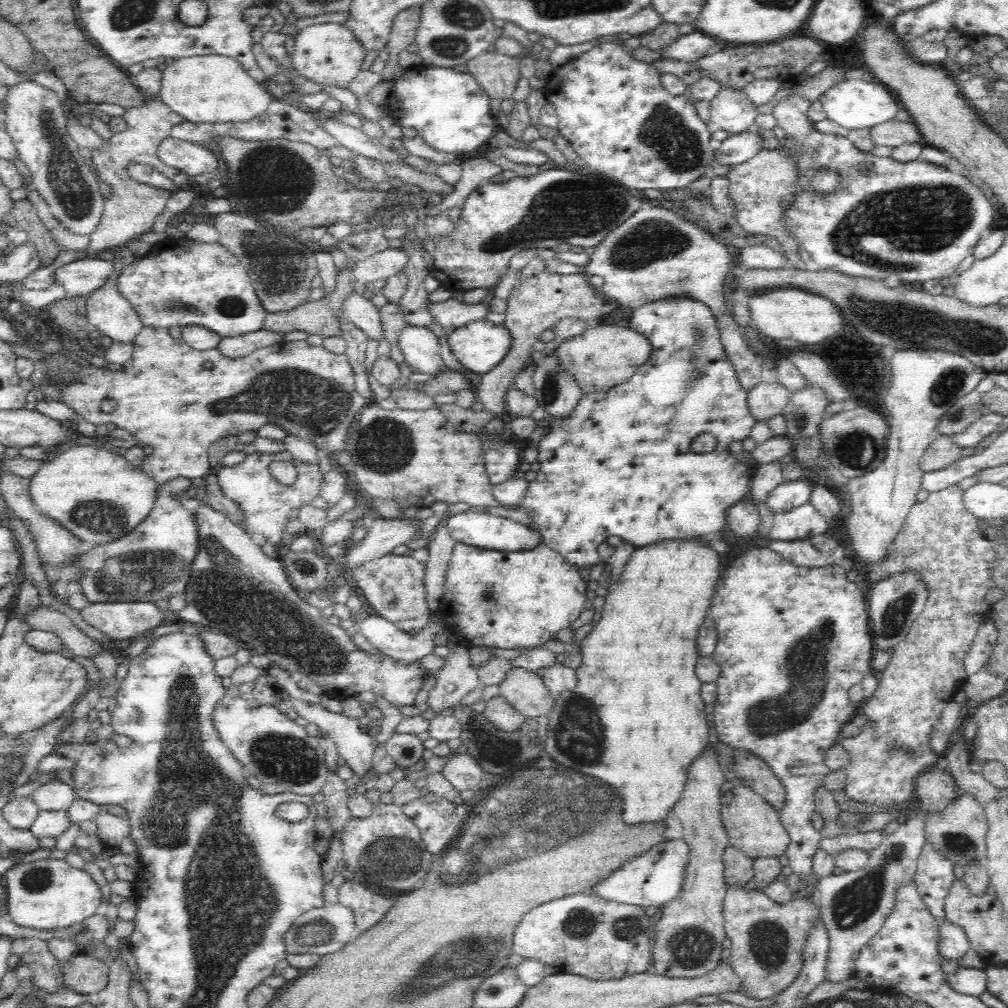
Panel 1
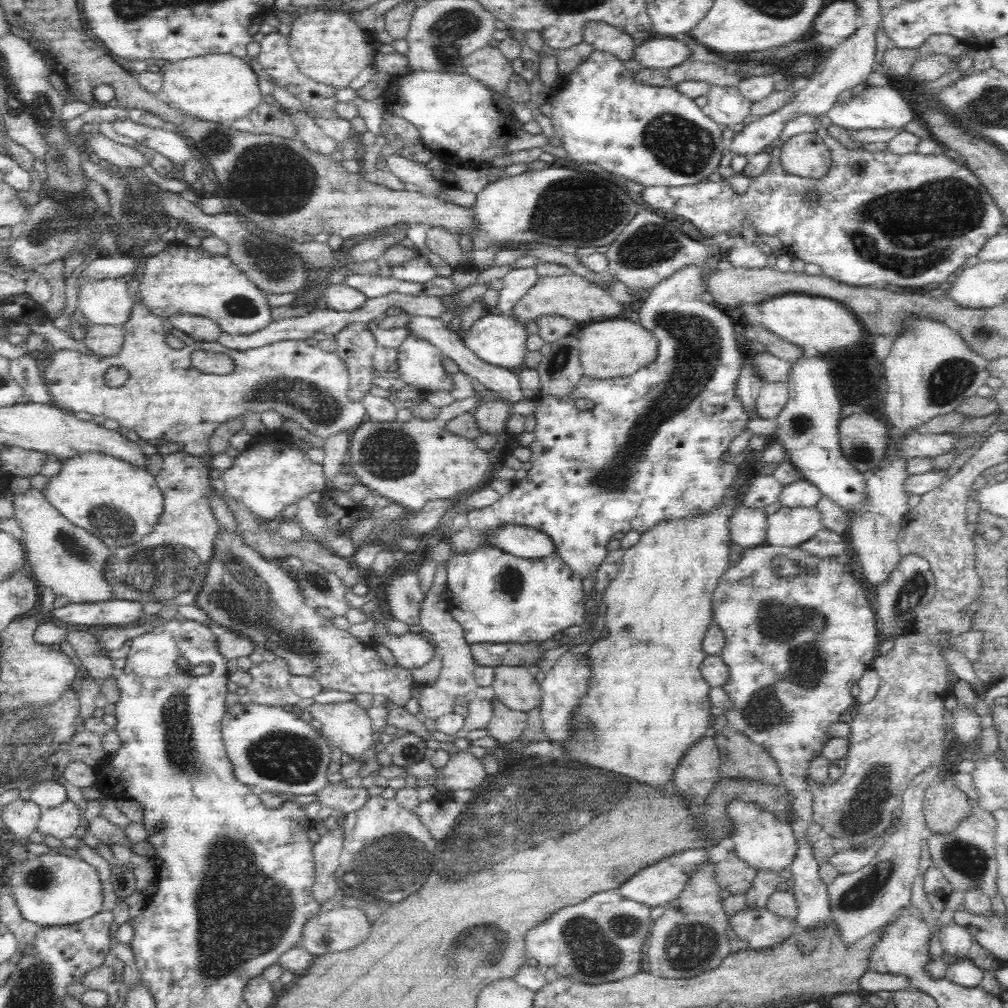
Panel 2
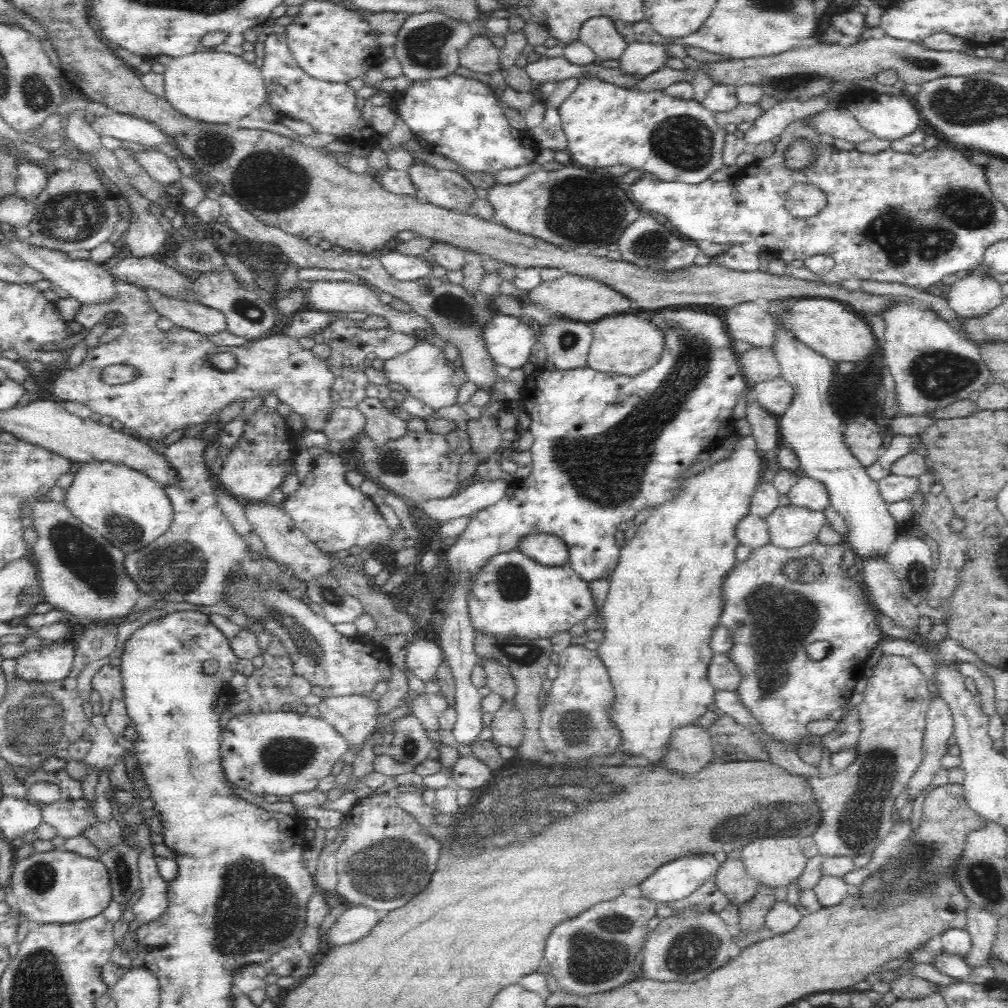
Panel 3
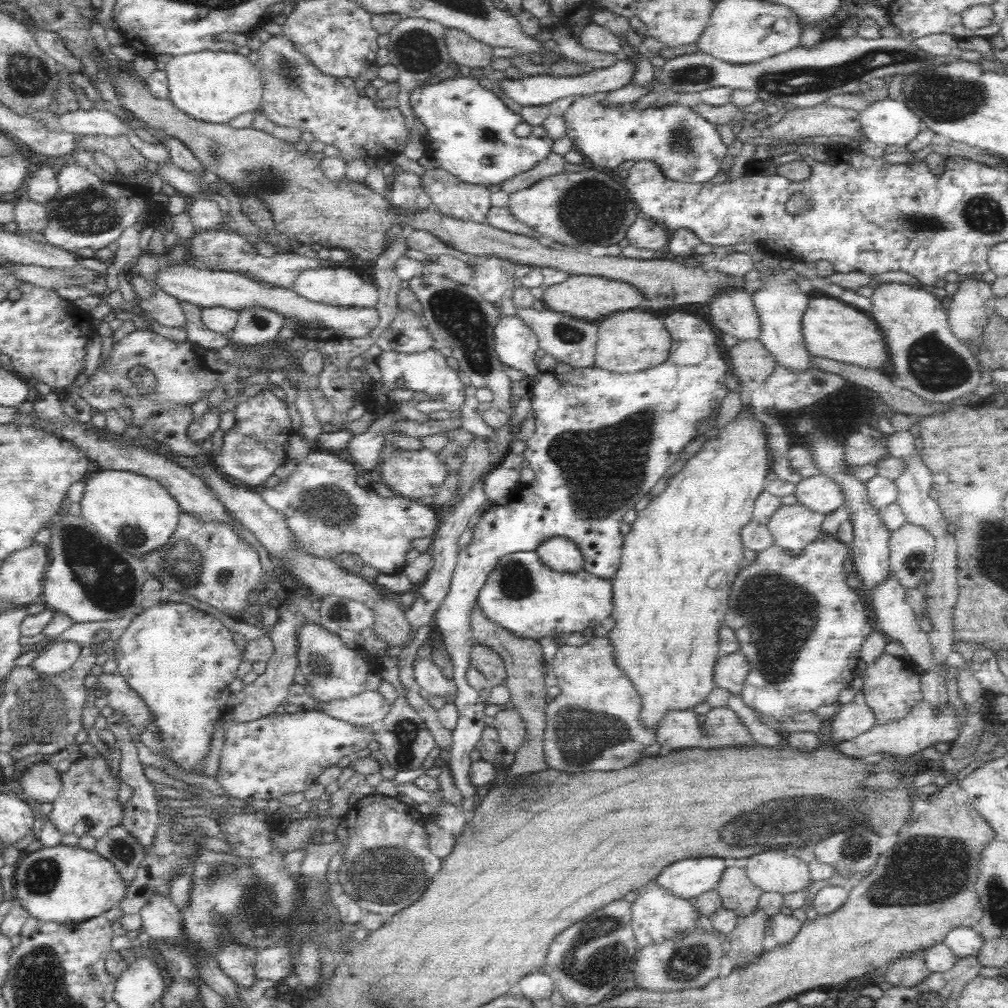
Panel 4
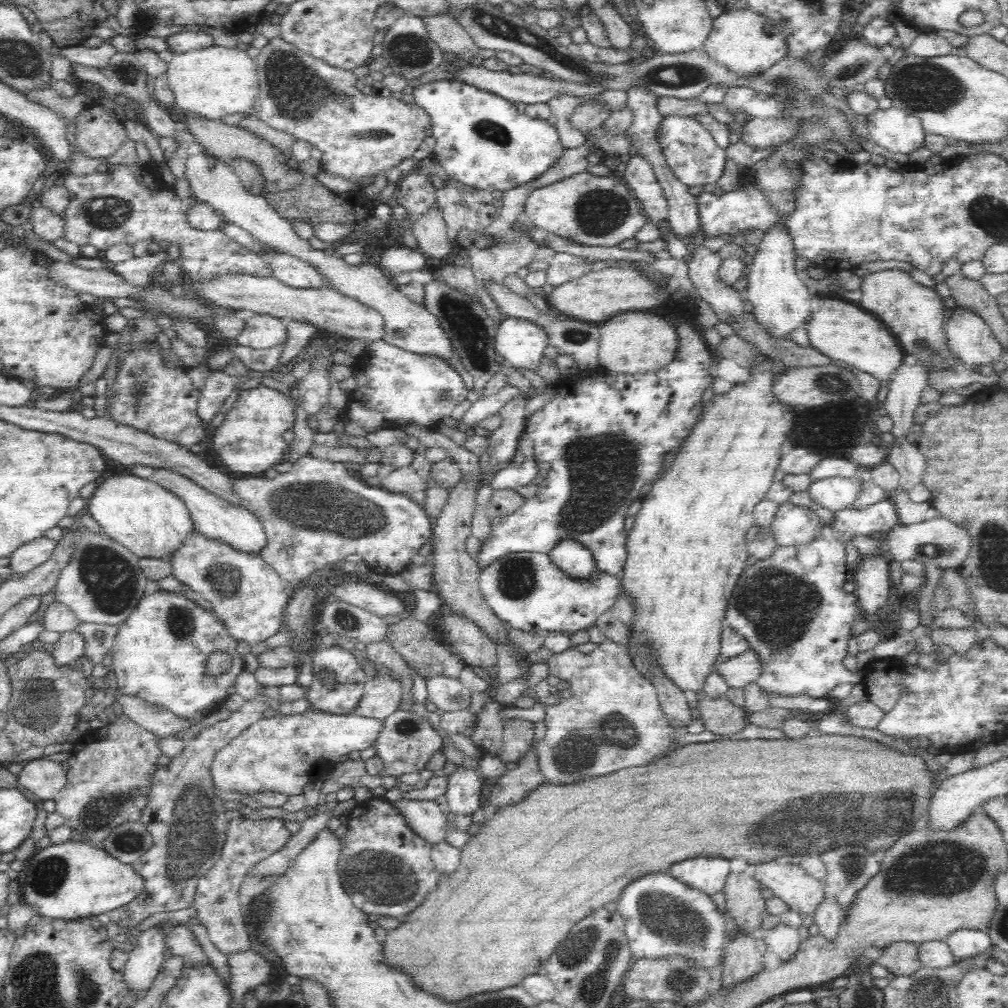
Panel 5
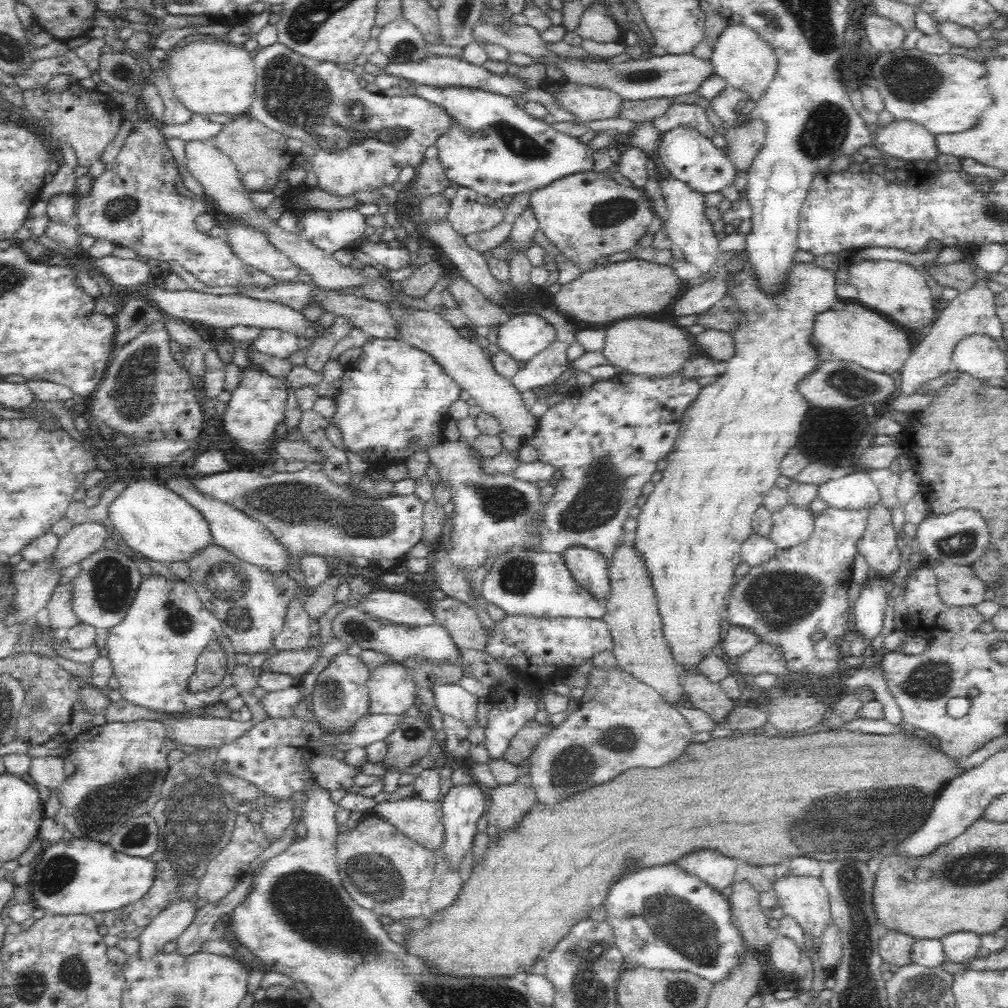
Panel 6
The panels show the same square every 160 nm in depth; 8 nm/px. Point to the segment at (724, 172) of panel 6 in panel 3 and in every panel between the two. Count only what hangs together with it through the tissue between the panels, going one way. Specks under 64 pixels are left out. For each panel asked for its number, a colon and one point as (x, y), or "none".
3: (677, 140)
4: (687, 148)
5: (691, 152)

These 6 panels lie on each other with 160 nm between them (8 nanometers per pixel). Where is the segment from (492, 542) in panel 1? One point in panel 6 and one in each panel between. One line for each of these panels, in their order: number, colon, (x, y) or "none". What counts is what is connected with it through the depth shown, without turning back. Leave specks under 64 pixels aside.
2: (524, 542)
3: (549, 550)
4: (561, 554)
5: (573, 558)
6: (589, 568)

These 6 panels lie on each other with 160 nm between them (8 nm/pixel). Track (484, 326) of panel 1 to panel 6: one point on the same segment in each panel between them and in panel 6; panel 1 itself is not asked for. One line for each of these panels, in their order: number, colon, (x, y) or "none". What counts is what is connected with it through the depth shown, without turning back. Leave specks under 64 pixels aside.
2: (499, 340)
3: (509, 340)
4: (516, 344)
5: (521, 343)
6: (524, 335)

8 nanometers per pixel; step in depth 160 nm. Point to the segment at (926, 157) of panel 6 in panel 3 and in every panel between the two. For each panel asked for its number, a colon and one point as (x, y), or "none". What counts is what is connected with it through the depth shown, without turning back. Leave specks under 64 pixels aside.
3: (886, 116)
4: (886, 122)
5: (899, 132)

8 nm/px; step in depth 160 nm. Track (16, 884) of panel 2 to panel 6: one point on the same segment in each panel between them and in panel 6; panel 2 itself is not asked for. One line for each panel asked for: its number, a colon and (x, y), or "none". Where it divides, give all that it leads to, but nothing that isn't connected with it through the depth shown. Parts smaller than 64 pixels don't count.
3: (57, 887)
4: (67, 884)
5: (72, 880)
6: (82, 876)

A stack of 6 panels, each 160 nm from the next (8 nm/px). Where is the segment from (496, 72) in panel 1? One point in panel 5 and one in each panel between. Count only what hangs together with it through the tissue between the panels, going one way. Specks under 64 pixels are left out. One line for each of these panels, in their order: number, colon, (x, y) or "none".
2: (488, 65)
3: (479, 54)
4: (464, 50)
5: (449, 35)

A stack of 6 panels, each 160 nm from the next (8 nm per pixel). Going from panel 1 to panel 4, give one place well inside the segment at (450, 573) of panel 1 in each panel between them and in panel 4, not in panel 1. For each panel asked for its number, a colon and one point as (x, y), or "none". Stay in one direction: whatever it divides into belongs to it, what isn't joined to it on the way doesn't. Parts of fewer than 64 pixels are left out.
2: (497, 597)
3: (513, 596)
4: (522, 594)

